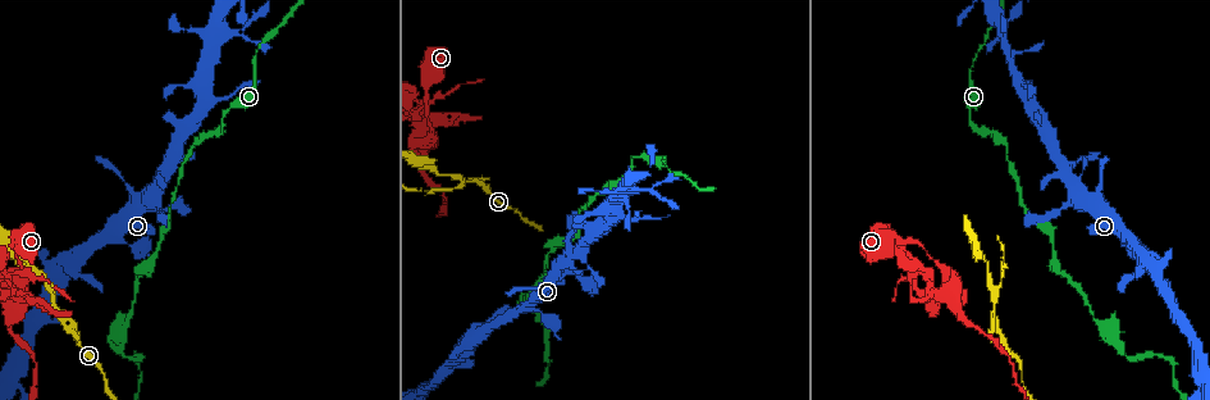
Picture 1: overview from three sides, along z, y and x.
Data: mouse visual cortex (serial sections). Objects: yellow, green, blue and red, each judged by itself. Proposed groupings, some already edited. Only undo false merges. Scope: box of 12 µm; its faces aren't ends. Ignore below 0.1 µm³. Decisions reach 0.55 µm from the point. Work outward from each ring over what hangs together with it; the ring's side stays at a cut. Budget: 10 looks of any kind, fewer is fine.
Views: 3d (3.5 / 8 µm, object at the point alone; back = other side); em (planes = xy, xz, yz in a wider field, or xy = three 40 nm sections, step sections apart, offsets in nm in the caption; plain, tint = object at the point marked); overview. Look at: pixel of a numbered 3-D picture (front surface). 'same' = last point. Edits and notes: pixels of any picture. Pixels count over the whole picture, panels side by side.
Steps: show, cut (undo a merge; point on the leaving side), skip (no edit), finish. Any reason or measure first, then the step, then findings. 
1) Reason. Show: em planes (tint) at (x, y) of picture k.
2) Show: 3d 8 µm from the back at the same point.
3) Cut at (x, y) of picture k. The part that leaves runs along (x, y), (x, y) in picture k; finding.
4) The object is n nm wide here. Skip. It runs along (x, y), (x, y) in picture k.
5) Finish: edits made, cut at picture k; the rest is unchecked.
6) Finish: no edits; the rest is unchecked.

Side arm on a straight run. Show: 3d 3.5 µm at (462, 181) of picture 1.

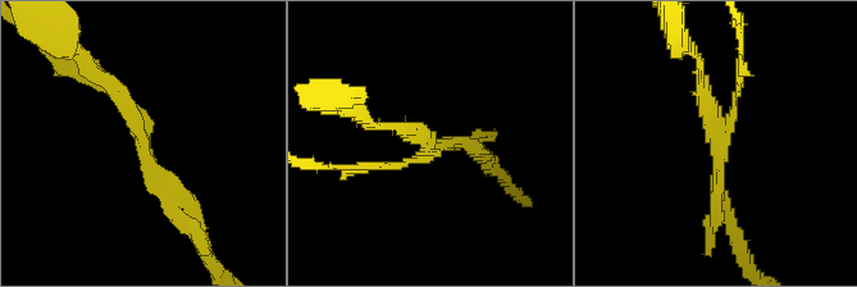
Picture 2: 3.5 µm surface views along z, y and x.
3 arms meet here; the arms are 150, 150, 200 nm wide. Show: em xy step 1 (tint) at (721, 135) of picture 2.

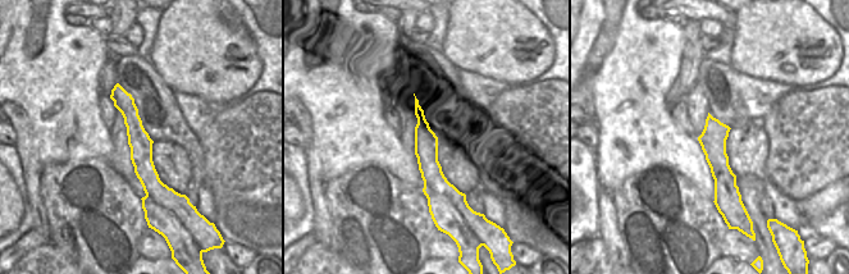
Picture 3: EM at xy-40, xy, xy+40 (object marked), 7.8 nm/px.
The object is 180 nm wide here. Cut at (397, 165) of picture 2. The part that leaves runs along (428, 153), (401, 165), (334, 169) in picture 2; two cells meet here.

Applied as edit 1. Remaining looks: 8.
Show: overview.

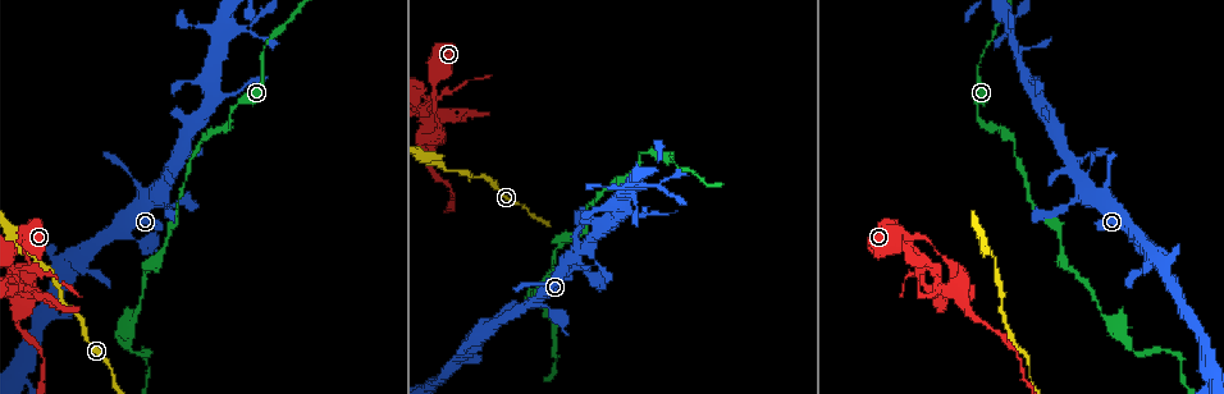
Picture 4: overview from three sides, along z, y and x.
Narrows sharply. Show: 3d 3.5 µm at (126, 347) of picture 4.

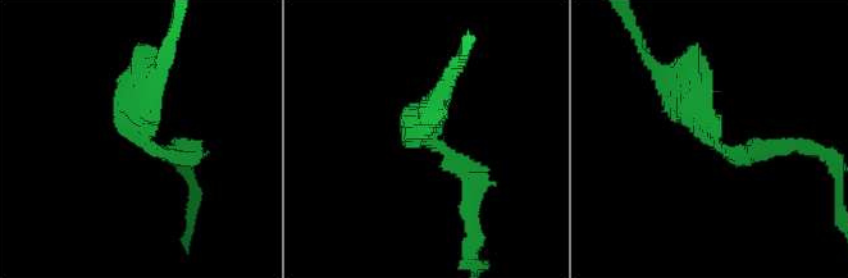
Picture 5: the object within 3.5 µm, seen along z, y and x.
The arms are 250, 300 nm wide. Show: em planes (tint) at (146, 140) of picture 5.

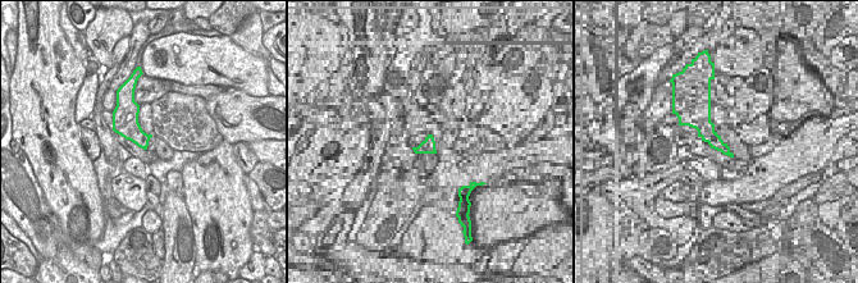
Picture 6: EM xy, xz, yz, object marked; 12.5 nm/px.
Skip. It runs along (661, 74), (721, 149), (780, 149) in picture 5; one cell here.

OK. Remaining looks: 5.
Thick turns thin. Show: 3d 3.5 µm at (629, 189) of picture 4.

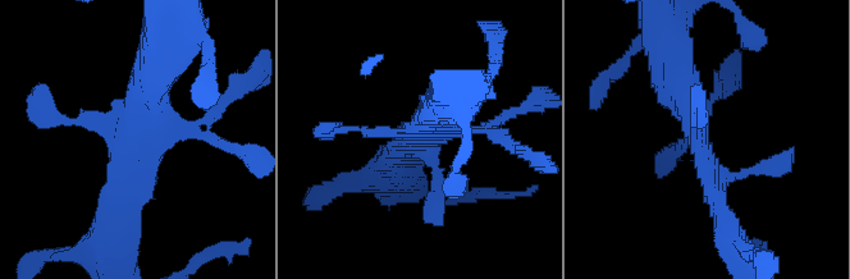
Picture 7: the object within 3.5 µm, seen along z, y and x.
Show: em planes (plain) at (136, 160) of picture 7.

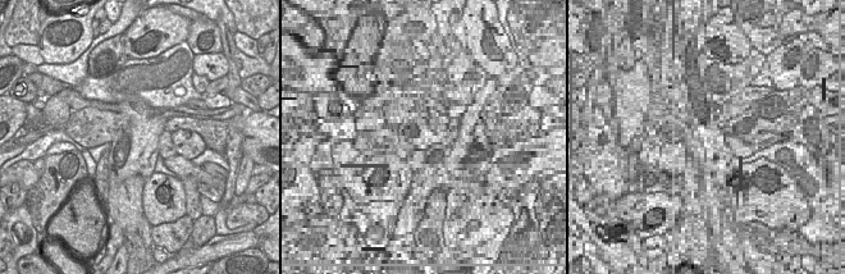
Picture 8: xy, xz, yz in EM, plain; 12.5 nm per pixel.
Where the object lies. Show: em planes (tint) at the same point.

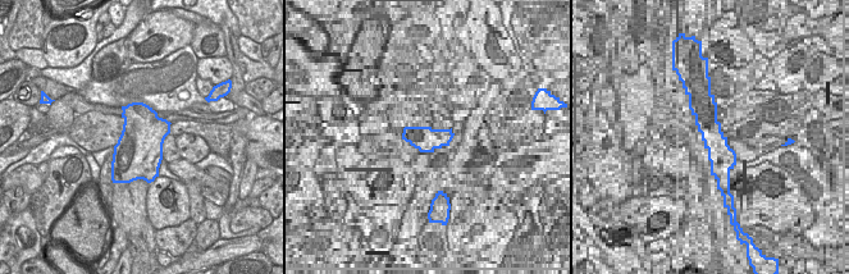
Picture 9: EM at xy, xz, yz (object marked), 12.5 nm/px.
Skip. It runs along (727, 233), (691, 106), (679, 87) in picture 7; one cell here.

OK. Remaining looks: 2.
Finish: edits made, cut at picture 2; the rest is unchecked.

